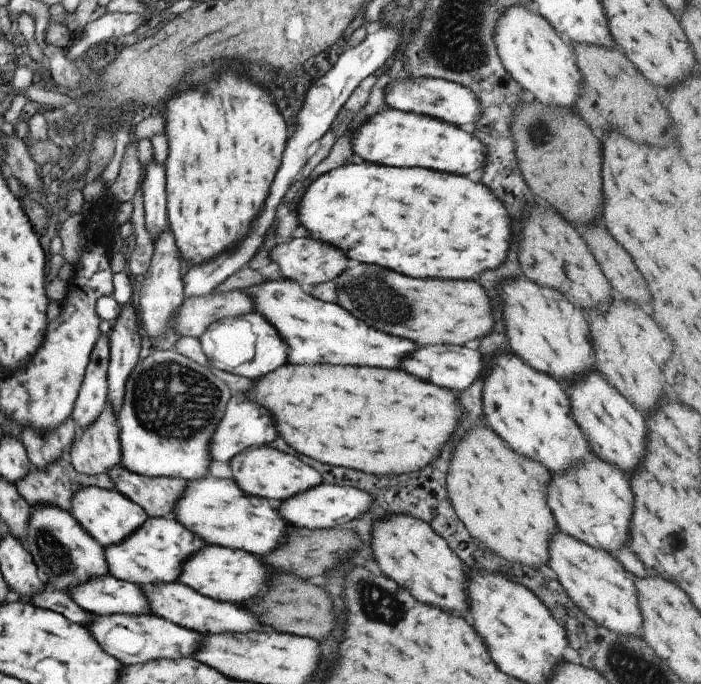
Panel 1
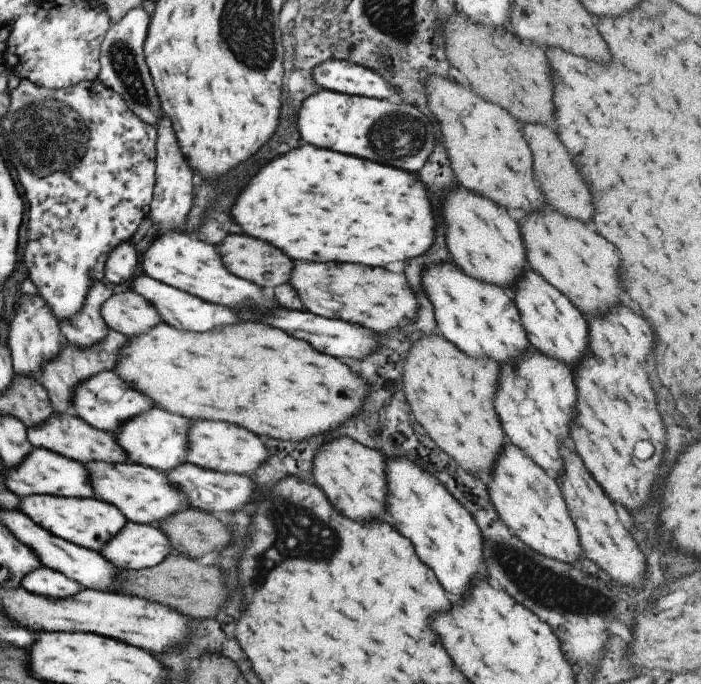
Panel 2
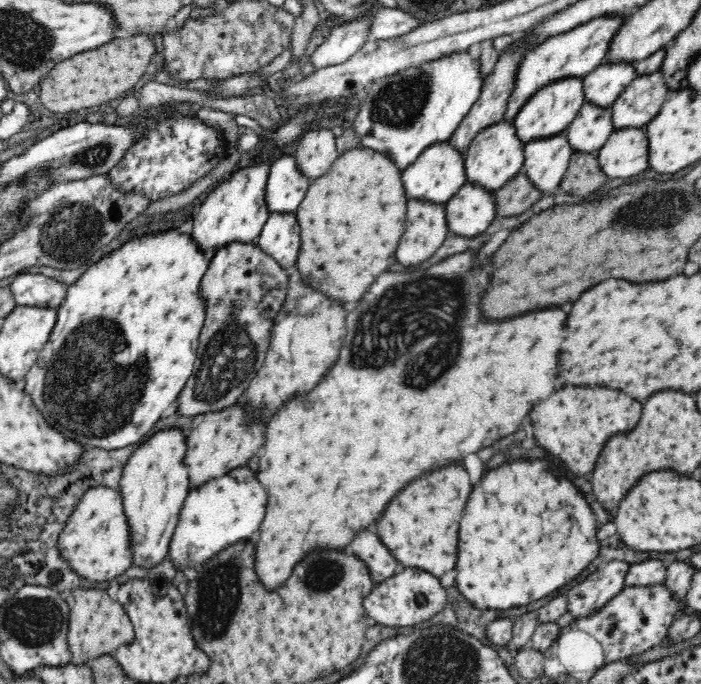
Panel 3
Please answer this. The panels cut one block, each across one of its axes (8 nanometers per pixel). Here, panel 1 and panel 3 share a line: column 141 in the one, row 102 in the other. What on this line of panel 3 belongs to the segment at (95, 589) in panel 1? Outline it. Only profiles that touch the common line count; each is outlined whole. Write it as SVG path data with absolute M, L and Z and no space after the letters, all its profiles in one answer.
M604 62L582 78L586 101L610 108L639 75L633 62Z

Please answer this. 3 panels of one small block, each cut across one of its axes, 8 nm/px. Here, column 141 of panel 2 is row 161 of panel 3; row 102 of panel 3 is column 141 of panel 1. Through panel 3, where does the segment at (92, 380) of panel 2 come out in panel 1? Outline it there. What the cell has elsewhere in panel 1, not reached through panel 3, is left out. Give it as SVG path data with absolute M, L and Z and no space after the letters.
M156 346L147 358L137 362L125 382L123 402L116 416L121 450L120 465L143 478L175 477L187 482L206 475L209 473L208 466L211 462L208 442L217 422L223 416L230 395L231 390L227 385L218 377L215 378L215 374L205 368L205 365L199 366L193 359L173 349L163 350Z

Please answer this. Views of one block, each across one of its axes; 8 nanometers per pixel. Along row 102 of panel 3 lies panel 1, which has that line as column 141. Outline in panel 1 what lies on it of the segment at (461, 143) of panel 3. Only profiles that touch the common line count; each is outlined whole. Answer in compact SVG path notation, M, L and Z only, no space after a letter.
M121 465L109 468L107 476L113 482L115 491L139 506L149 518L171 516L173 503L178 502L186 487L185 479L163 476L143 478Z

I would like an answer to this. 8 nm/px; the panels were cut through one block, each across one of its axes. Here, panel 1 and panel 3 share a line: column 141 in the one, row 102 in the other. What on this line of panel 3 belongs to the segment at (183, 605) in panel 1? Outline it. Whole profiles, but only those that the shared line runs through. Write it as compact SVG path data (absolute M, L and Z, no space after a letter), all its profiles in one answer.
M586 101L566 132L572 149L592 152L602 148L614 130L611 109Z

